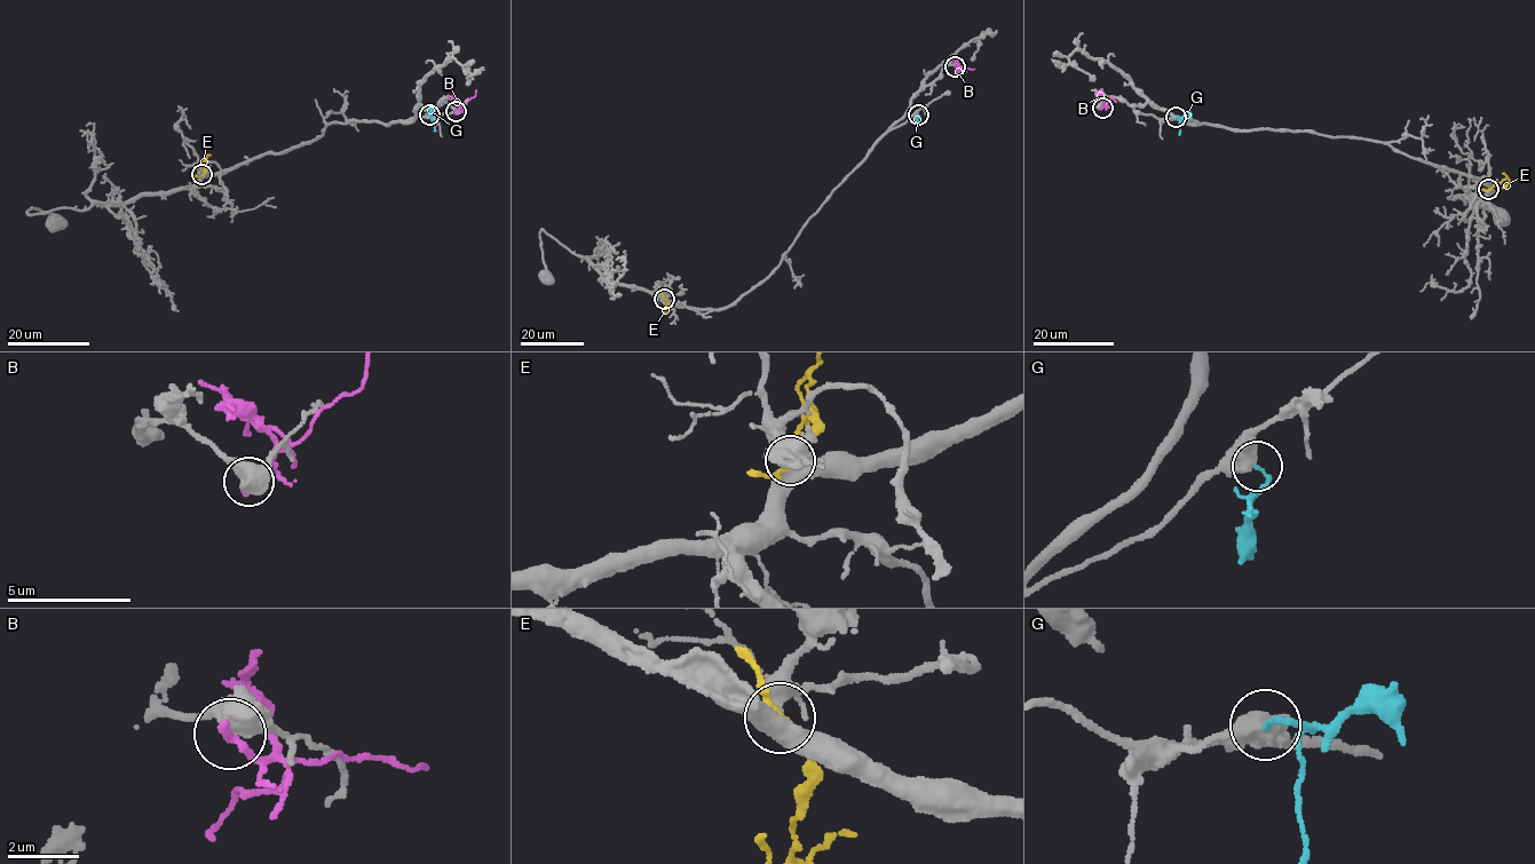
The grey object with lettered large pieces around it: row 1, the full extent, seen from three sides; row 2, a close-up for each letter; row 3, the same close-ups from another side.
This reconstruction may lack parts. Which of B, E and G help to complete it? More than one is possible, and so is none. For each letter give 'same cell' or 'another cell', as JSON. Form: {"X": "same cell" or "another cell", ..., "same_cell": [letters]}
{"B": "another cell", "E": "another cell", "G": "another cell", "same_cell": []}

